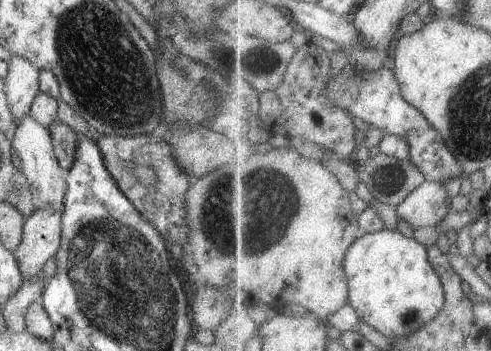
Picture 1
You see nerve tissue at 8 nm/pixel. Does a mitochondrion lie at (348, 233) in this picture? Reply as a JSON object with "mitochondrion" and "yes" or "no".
{"mitochondrion":"no"}

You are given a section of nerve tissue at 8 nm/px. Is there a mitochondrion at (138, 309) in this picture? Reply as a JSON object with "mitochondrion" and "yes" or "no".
{"mitochondrion":"yes"}

